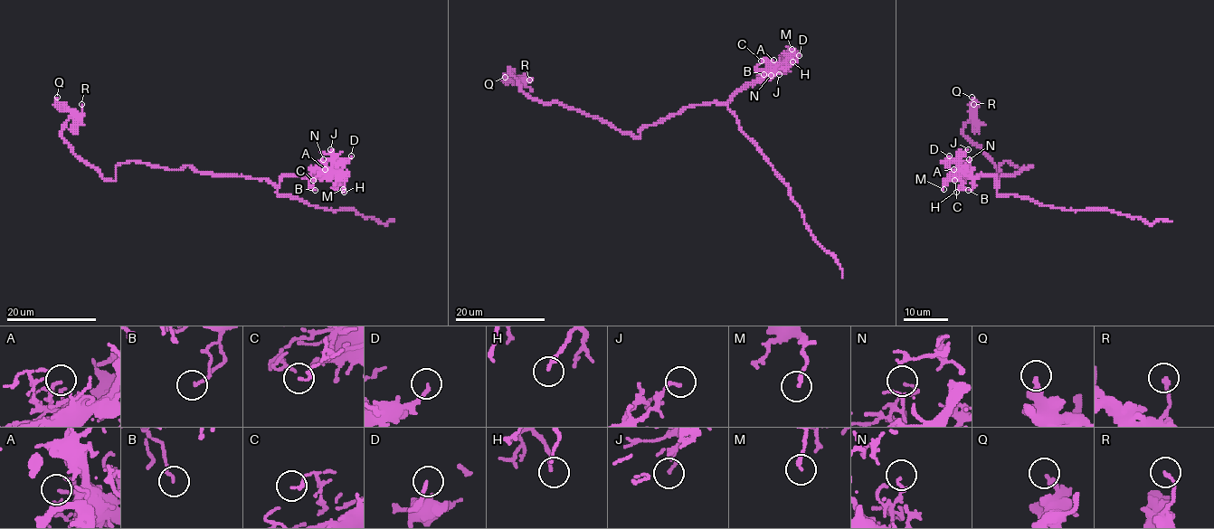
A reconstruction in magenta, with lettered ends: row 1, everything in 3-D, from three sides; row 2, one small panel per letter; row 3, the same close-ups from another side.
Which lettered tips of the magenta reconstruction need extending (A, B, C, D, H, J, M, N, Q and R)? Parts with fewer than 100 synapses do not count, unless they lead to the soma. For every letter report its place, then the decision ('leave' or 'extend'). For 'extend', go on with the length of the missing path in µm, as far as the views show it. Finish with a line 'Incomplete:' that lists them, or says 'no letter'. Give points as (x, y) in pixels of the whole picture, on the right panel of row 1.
A: place (953, 169); leave
B: place (968, 190); leave
C: place (954, 180); leave
D: place (949, 155); leave
H: place (956, 192); leave
J: place (968, 149); leave
M: place (943, 189); leave
N: place (969, 159); leave
Q: place (972, 97); leave
R: place (973, 104); leave
Incomplete: no letter

